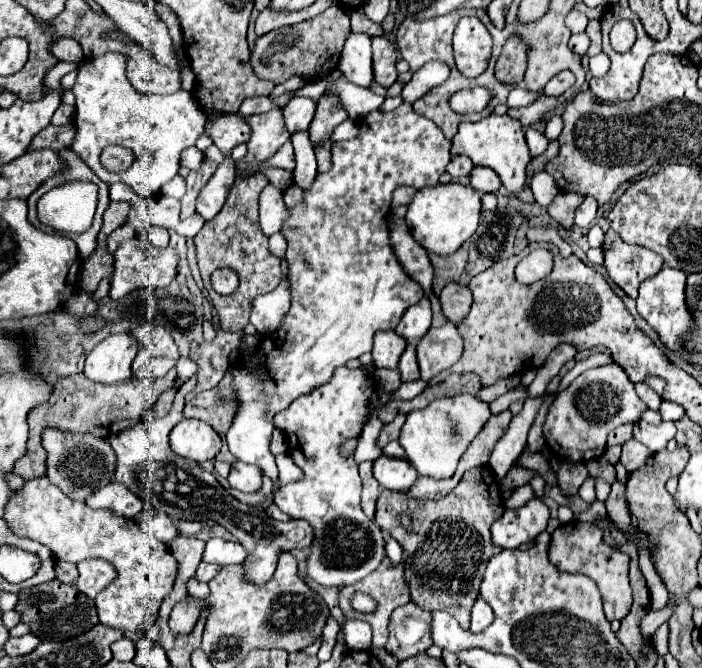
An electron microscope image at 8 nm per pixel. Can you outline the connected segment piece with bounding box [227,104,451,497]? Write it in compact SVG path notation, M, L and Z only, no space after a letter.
M401 104L387 114L375 110L363 118L363 124L369 128L361 128L355 140L333 144L333 168L327 174L319 174L315 178L315 184L305 192L303 206L293 208L291 218L283 224L281 232L289 242L285 258L289 262L293 302L279 330L261 340L261 354L255 354L253 358L259 370L259 378L249 376L241 360L229 368L233 372L233 384L241 400L239 412L227 432L229 450L237 460L259 466L261 472L273 480L273 497L280 488L275 458L269 452L271 432L275 428L273 414L285 410L297 396L311 392L319 384L325 384L333 370L345 366L347 360L369 352L373 334L377 330L393 330L395 324L399 324L399 316L403 316L403 312L423 296L421 286L405 274L391 250L387 214L391 192L397 186L407 184L419 190L439 184L439 176L445 172L445 166L451 160L451 142L443 136L433 120L415 114L409 104Z

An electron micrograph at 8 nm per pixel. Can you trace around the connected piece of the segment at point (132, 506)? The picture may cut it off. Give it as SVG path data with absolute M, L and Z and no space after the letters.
M109 482L105 488L95 490L85 502L91 508L109 508L123 518L133 518L143 508L143 502L119 482Z

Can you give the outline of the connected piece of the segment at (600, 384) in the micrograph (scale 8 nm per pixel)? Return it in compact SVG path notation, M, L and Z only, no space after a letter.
M619 364L591 368L555 396L545 416L543 436L557 456L573 462L589 462L605 452L605 440L611 430L621 424L639 422L643 412L647 412L647 404L639 400L633 382Z

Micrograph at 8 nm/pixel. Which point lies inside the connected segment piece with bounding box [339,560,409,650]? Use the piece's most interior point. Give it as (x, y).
(386, 586)

